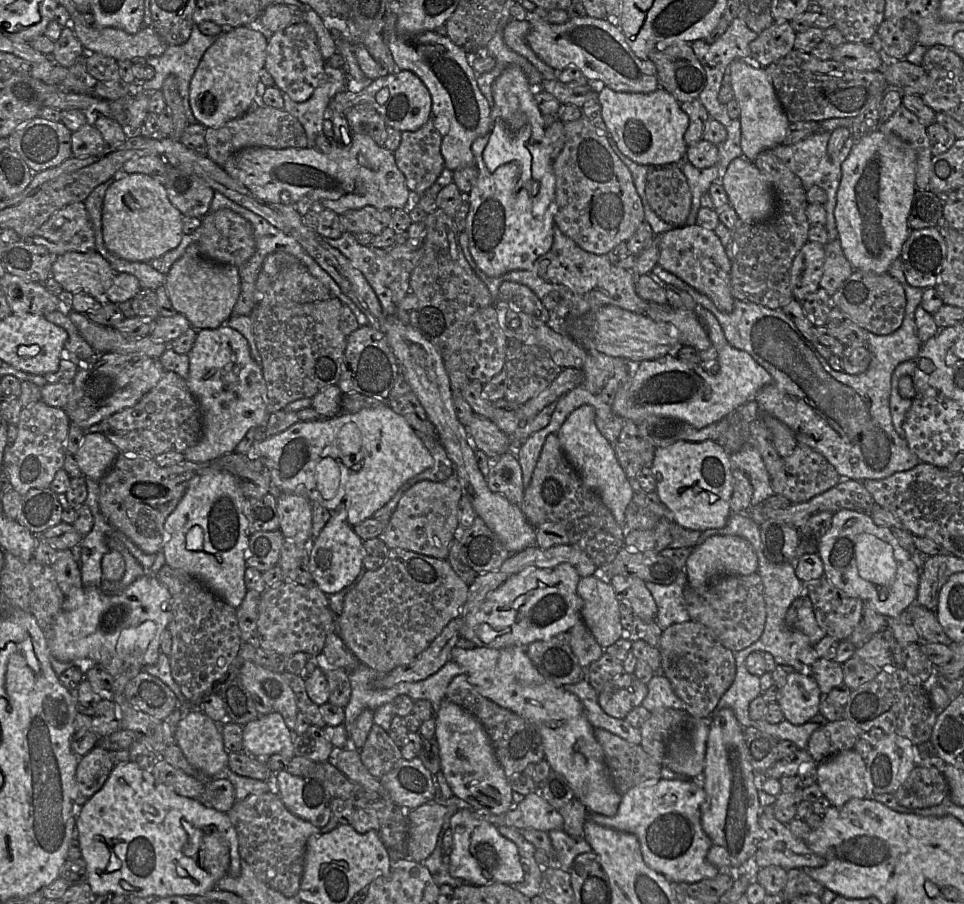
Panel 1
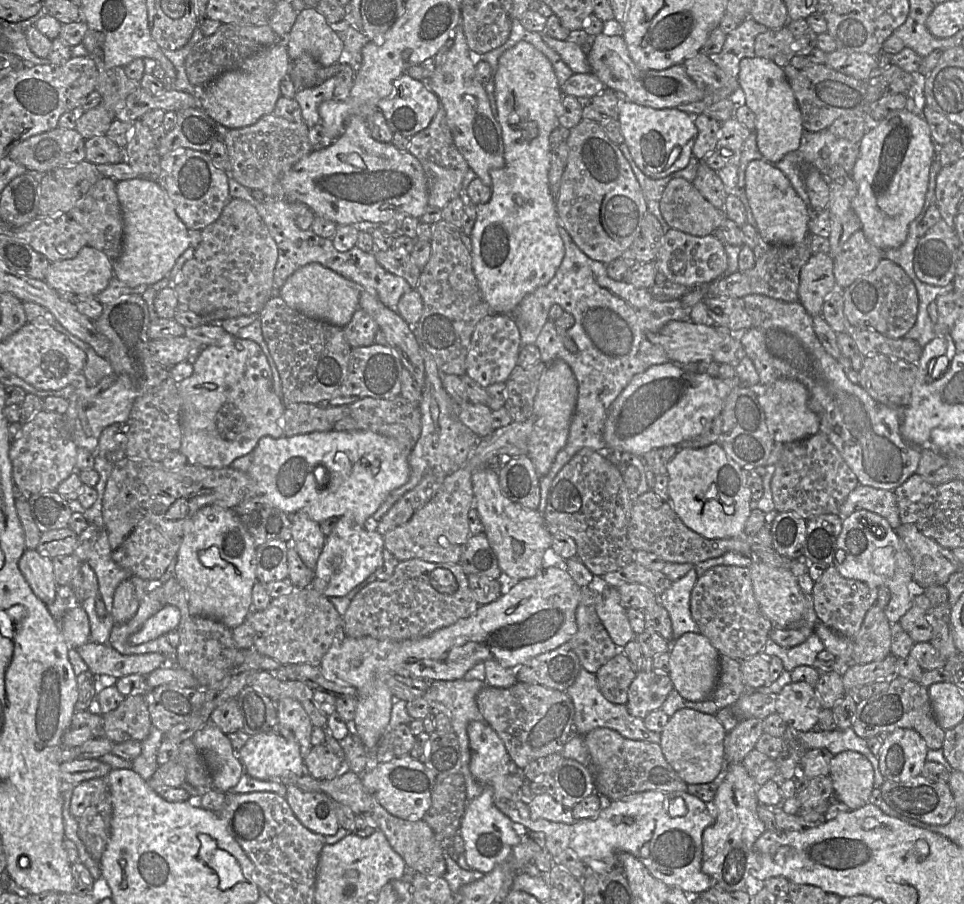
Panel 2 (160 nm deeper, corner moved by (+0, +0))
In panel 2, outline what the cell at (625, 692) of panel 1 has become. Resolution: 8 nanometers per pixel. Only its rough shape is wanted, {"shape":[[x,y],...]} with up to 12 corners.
{"shape":[[638,672],[627,710],[644,719],[673,689],[669,674]]}

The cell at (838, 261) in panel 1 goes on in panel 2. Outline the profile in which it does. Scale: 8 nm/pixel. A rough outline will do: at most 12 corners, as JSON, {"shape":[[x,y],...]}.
{"shape":[[861,230],[833,258],[837,287],[874,270],[884,251]]}

